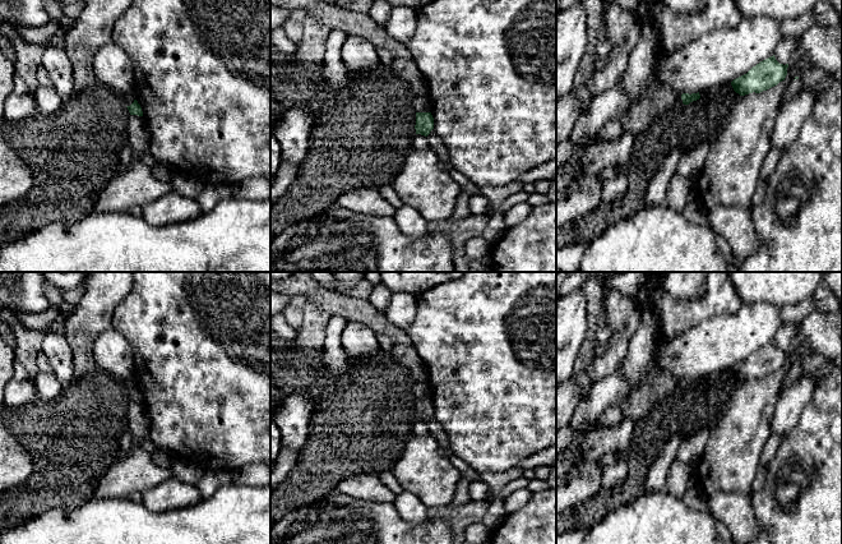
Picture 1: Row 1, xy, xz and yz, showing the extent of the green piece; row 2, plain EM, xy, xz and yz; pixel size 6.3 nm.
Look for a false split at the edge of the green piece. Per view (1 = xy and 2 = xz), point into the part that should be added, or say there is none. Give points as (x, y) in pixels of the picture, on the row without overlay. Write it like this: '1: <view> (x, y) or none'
1: none
2: none

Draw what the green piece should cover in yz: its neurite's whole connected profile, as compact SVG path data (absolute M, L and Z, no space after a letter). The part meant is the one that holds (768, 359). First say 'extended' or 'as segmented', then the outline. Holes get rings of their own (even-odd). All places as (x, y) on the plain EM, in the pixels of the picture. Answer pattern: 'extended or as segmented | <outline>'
as segmented | M773 341L753 352L746 360L734 365L731 372L740 382L760 379L785 366L787 354L788 350L779 350Z

